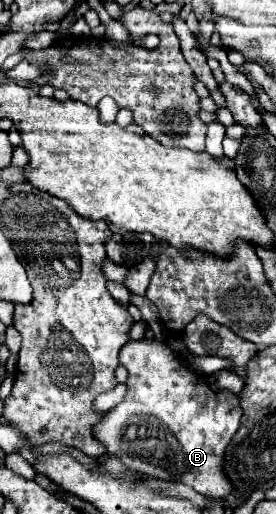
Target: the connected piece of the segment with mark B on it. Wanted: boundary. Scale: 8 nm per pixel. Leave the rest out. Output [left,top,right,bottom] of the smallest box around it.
[92,339,242,495]

